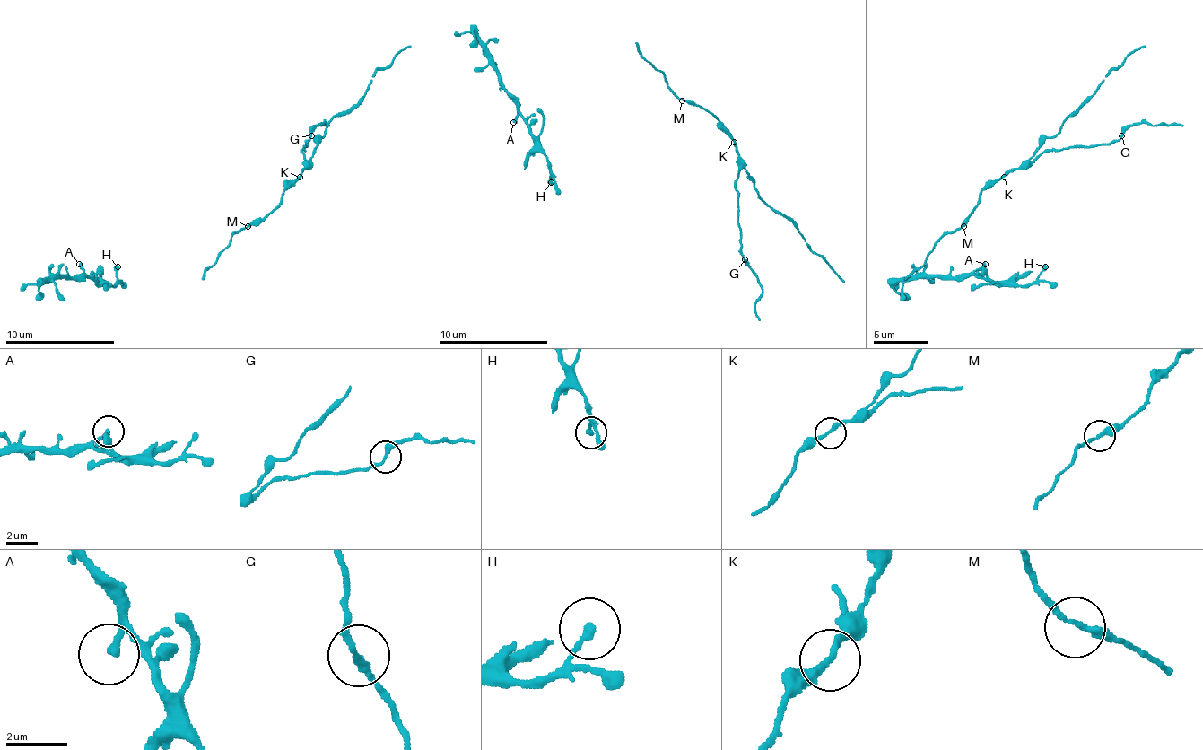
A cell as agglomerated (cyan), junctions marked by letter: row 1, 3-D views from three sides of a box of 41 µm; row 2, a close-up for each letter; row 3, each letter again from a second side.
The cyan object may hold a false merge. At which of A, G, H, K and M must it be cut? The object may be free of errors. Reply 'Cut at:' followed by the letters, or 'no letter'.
Cut at: no letter

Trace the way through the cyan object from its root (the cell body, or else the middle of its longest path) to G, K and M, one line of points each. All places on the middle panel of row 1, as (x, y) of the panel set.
G: (668, 84), (679, 98), (706, 109), (734, 142), (739, 155), (736, 190), (745, 258)
K: (668, 84), (679, 98), (693, 100), (706, 109), (734, 142)
M: (668, 84), (682, 100)

